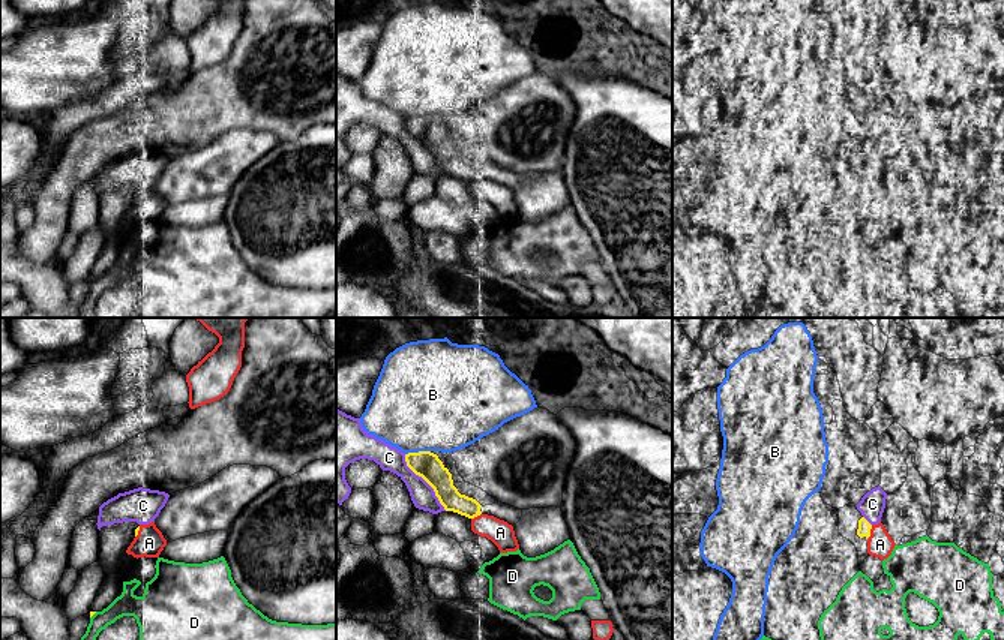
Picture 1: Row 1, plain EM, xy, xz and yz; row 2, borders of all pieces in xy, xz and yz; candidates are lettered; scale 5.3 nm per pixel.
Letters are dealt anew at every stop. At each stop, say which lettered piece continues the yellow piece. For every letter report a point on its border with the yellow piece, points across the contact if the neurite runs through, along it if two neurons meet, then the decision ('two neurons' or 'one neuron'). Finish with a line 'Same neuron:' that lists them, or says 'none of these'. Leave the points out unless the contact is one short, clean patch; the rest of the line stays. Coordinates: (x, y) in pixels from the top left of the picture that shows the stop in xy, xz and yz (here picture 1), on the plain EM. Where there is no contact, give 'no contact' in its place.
A: yz (869, 195) | two neurons
B: xz (417, 117) | two neurons
C: xz (425, 144) | two neurons
D: xy (93, 278) | two neurons
Same neuron: none of these

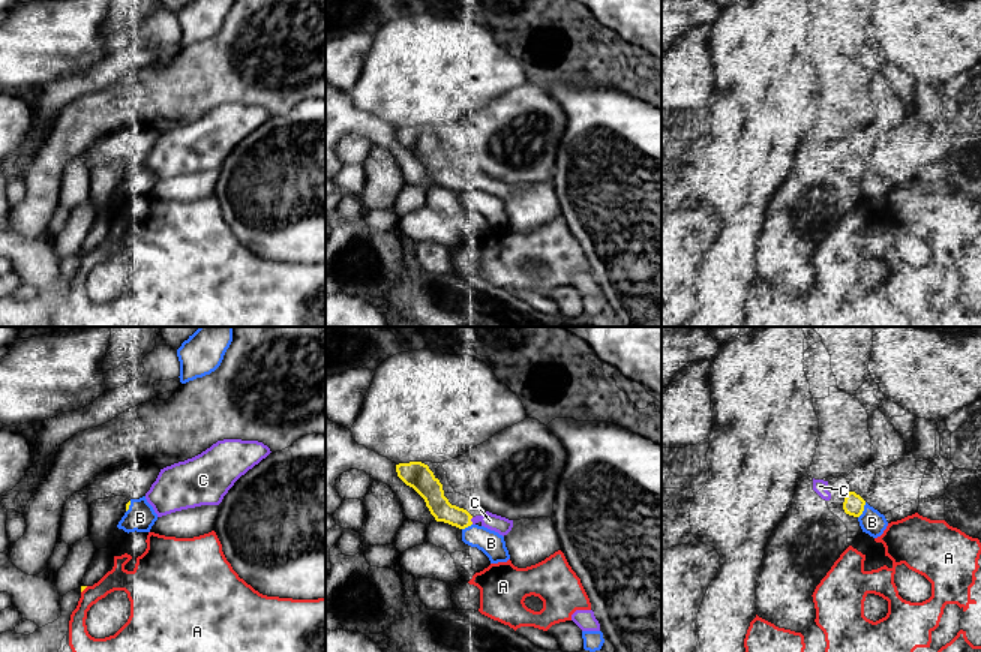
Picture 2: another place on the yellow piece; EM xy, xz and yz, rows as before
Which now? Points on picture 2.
A: xy (84, 252) | two neurons
B: yz (863, 174) | two neurons
C: xz (470, 185) | one neuron
Same neuron: C

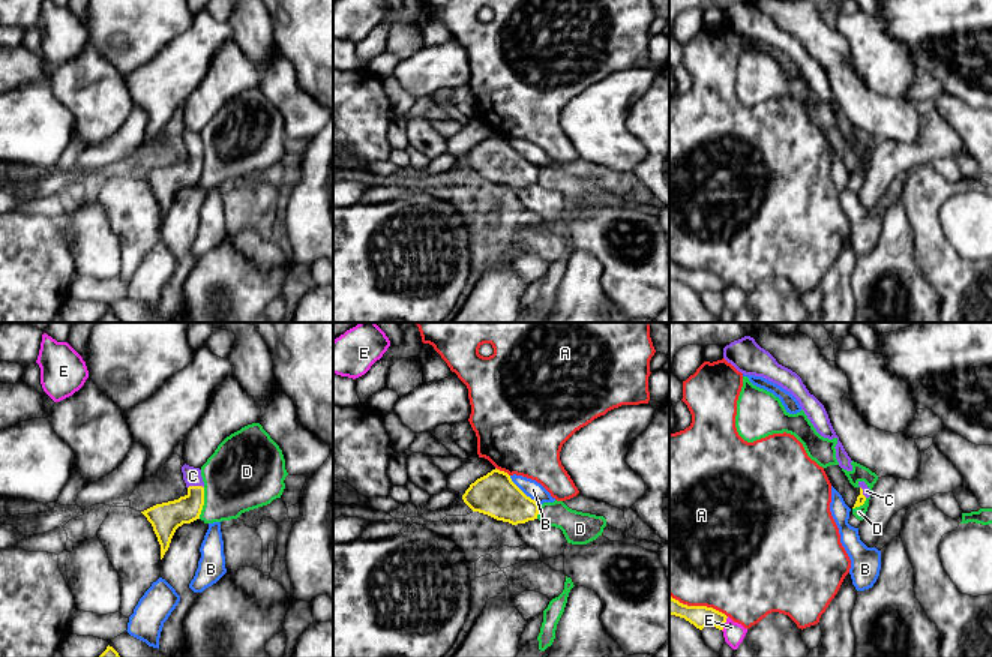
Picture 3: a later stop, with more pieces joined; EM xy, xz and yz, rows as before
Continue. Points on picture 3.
A: yz (698, 270) | two neurons
B: xz (523, 156) | two neurons
C: xy (195, 150) | across xy (165, 182), (195, 158), (195, 150), (192, 140) | one neuron
D: xy (203, 167) | along xy (204, 152), (204, 168), (198, 182) | two neurons
E: yz (724, 288) | two neurons
Same neuron: C

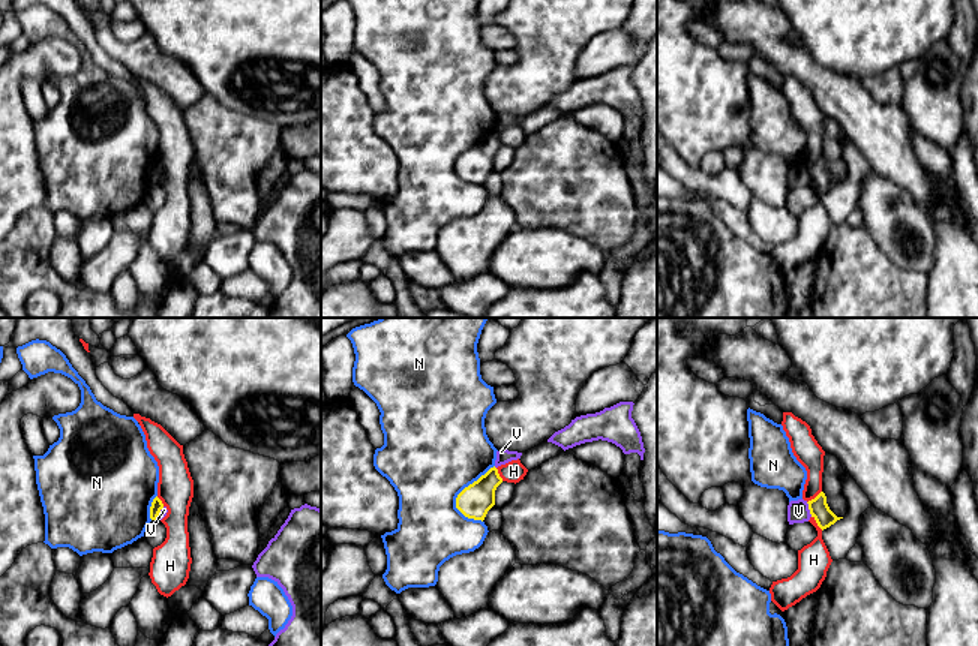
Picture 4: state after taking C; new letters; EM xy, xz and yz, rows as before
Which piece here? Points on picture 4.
H: yz (816, 186) | two neurons
N: xz (464, 153) | two neurons
V: yz (809, 173) | two neurons
Same neuron: none of these

